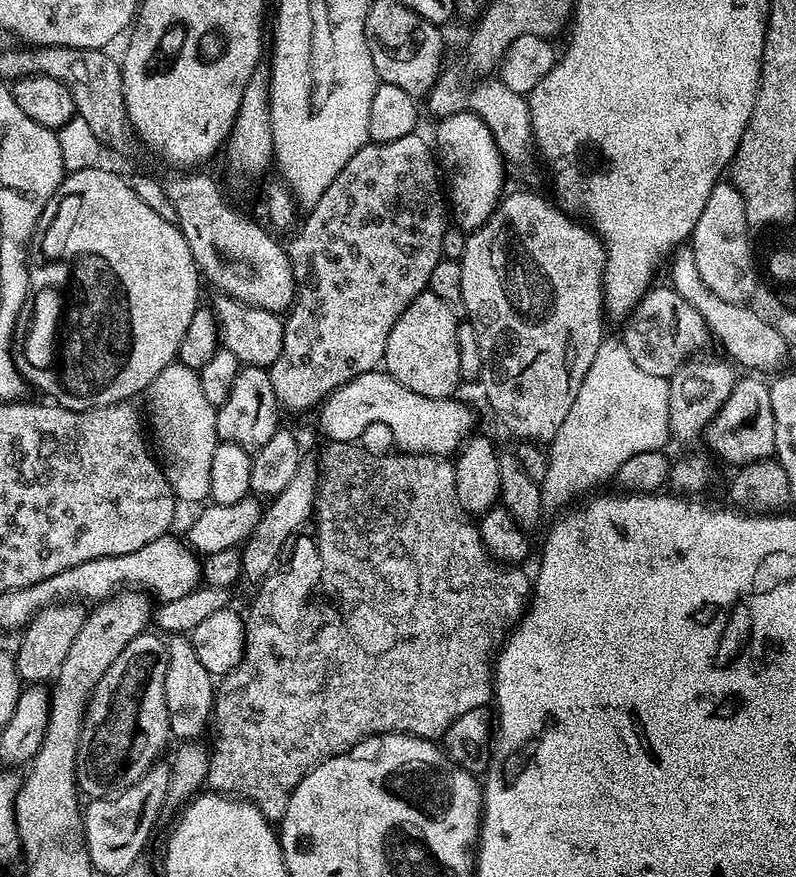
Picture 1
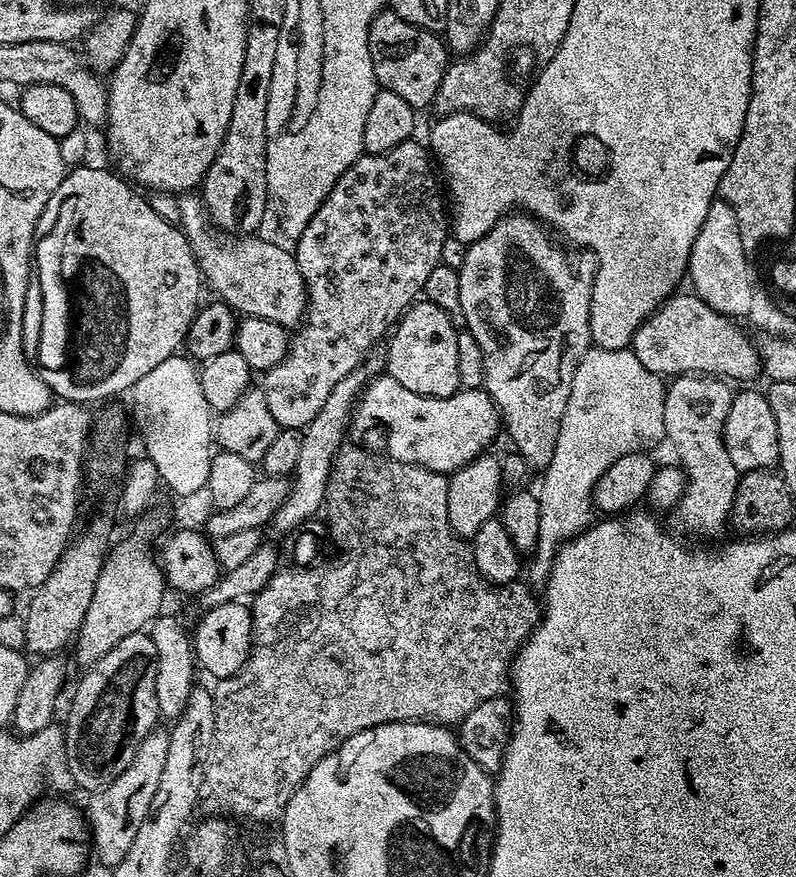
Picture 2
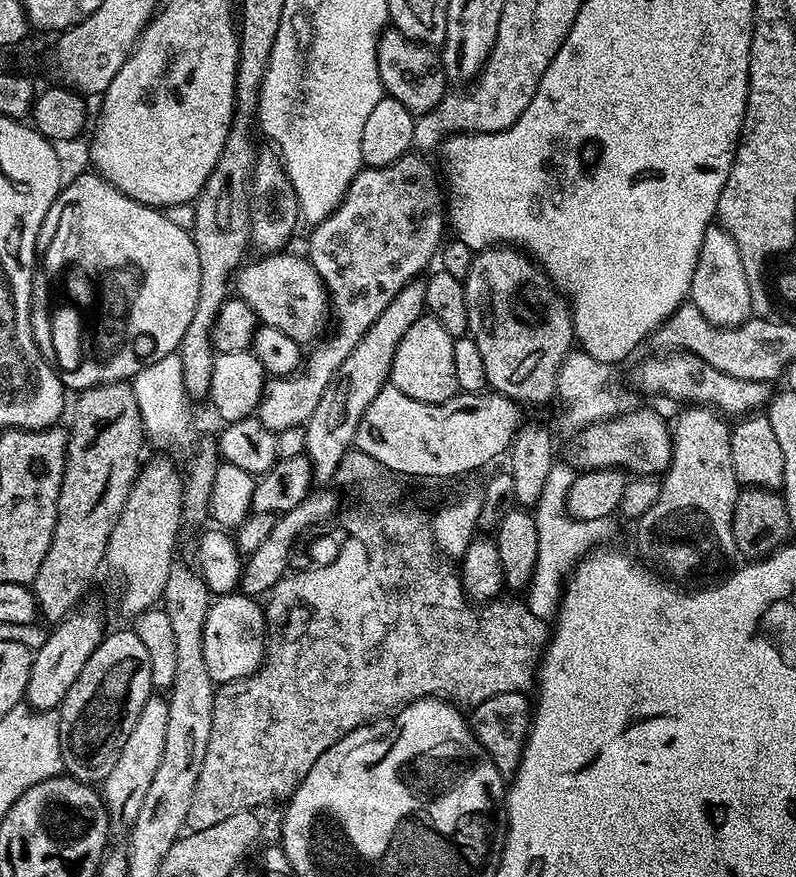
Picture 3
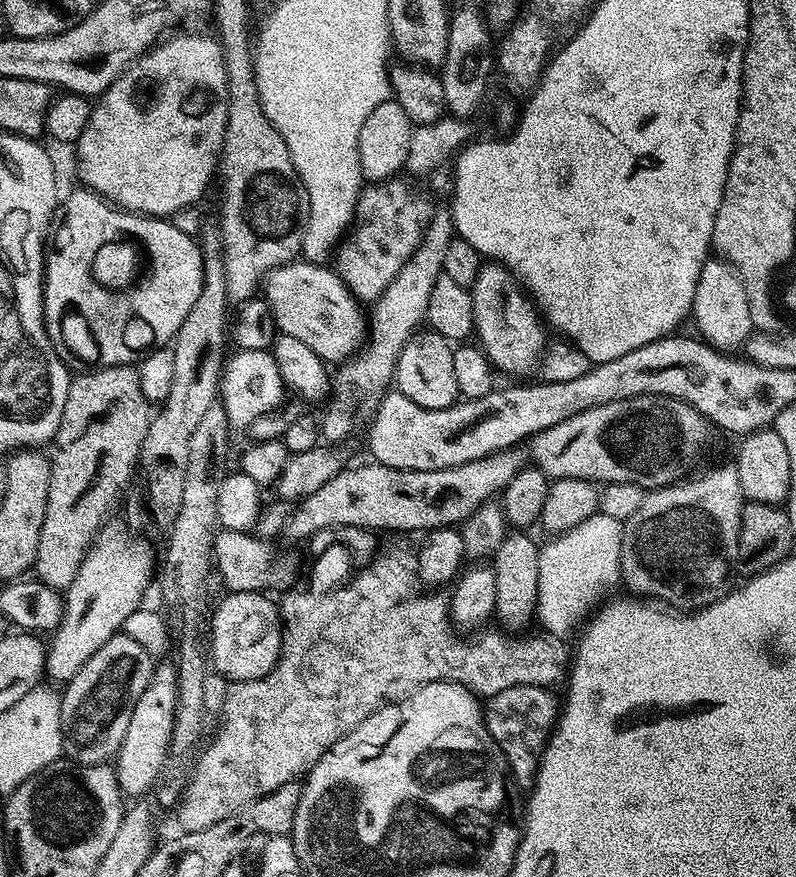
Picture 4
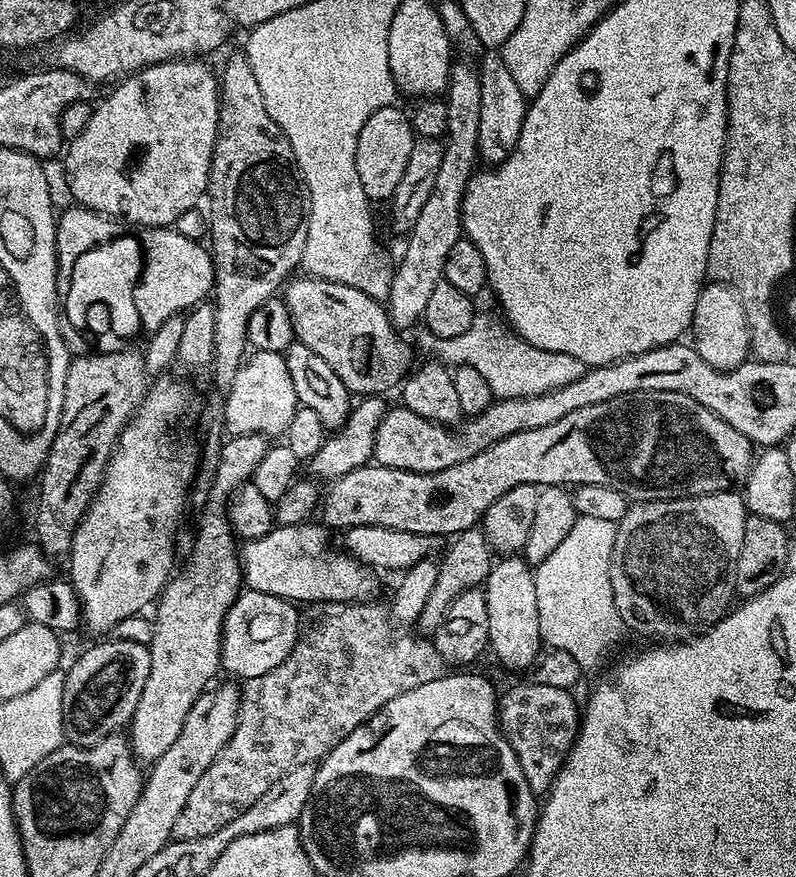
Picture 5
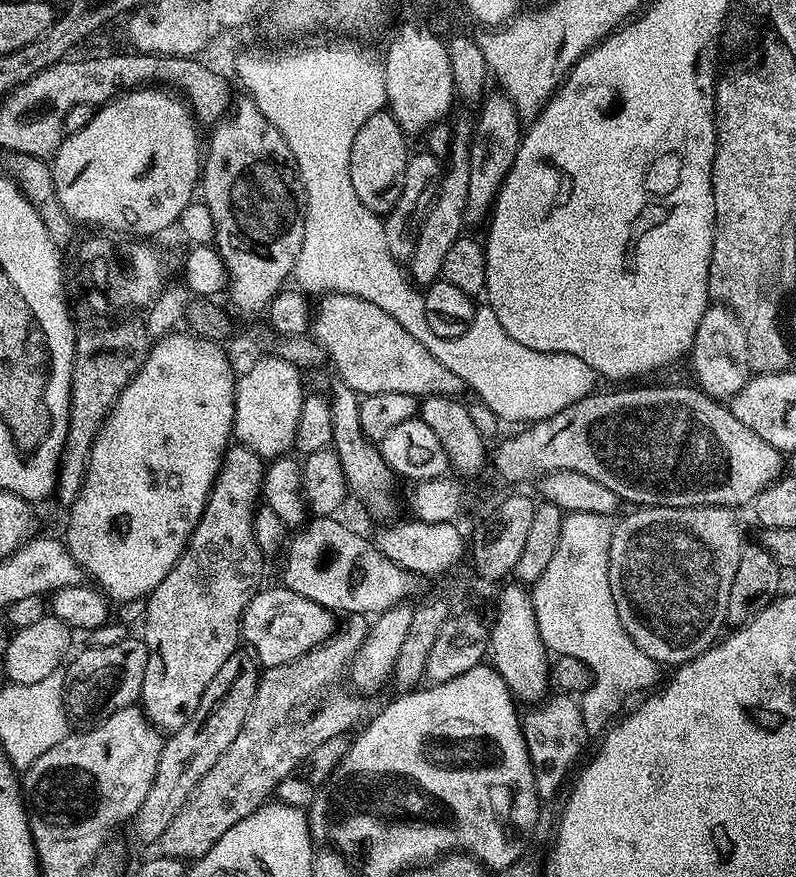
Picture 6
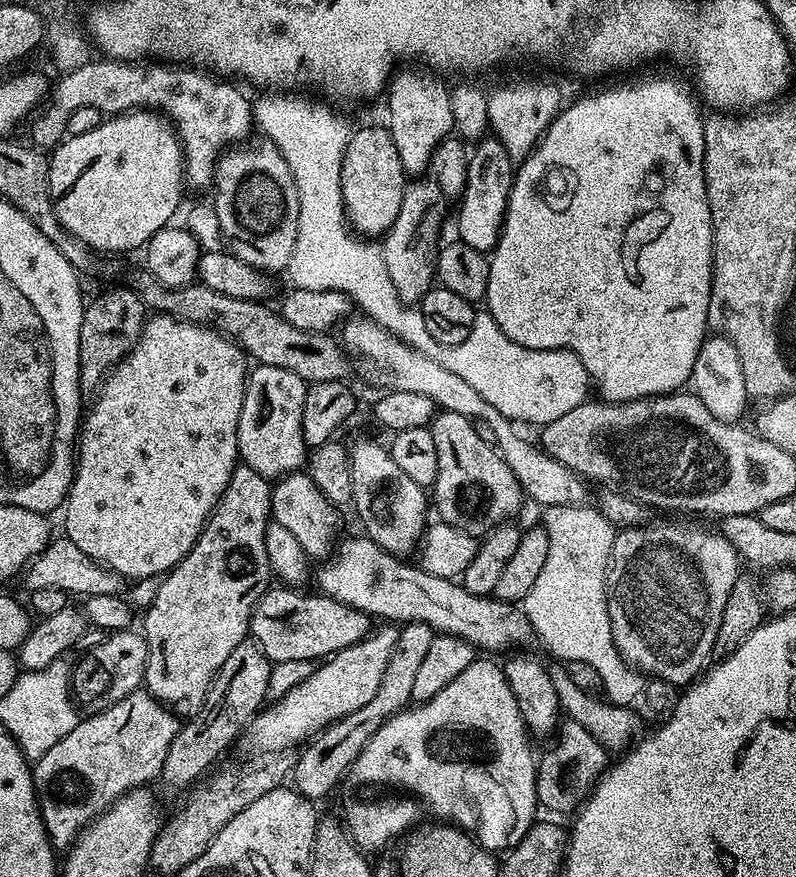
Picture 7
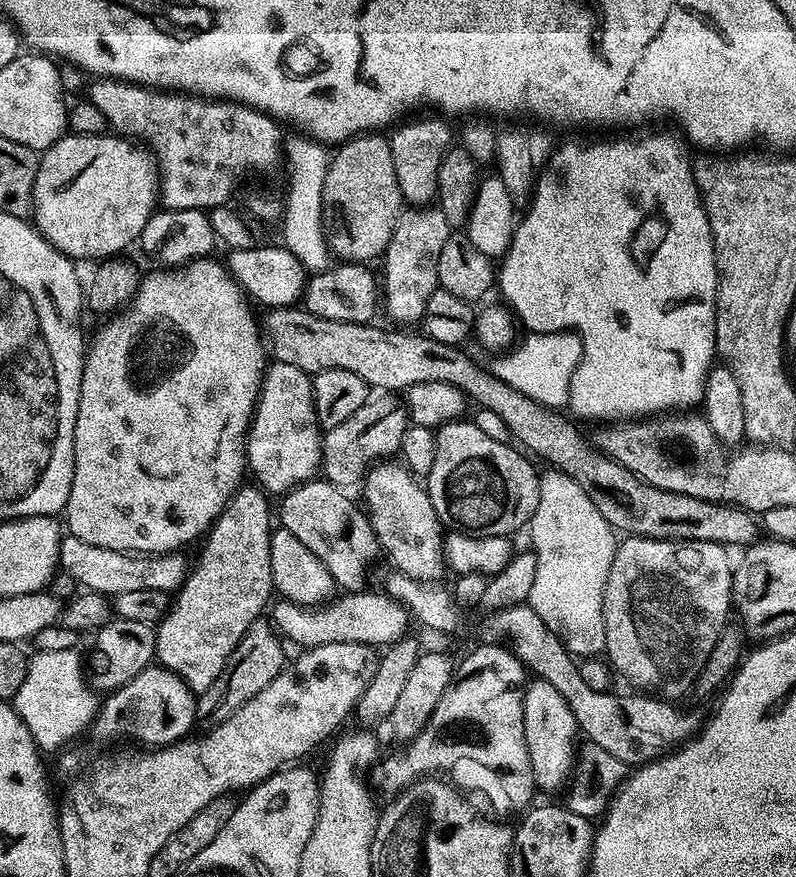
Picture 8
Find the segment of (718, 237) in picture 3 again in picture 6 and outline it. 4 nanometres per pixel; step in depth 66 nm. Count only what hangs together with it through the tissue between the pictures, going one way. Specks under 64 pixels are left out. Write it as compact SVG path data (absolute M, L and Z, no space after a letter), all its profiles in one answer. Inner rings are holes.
M710 306L698 322L694 342L690 349L690 361L696 371L695 383L713 398L731 398L750 378L748 351L744 327L732 313L723 306Z

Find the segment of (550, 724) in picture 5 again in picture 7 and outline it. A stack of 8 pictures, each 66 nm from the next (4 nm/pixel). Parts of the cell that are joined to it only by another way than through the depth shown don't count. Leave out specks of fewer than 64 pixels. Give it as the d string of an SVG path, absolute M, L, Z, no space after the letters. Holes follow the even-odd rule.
M567 718L559 723L554 739L554 744L543 755L540 754L537 761L537 803L543 809L571 815L581 807L601 774L607 771L610 754L584 726ZM564 762L572 762L565 772Z

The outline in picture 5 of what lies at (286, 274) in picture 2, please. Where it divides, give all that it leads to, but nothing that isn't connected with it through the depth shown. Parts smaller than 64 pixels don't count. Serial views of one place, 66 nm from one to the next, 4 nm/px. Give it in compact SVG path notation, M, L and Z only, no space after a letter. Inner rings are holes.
M307 274L294 279L289 279L282 288L282 299L292 319L292 335L334 369L349 393L388 394L411 373L412 348L396 337L398 329L381 301L342 282L320 280Z

